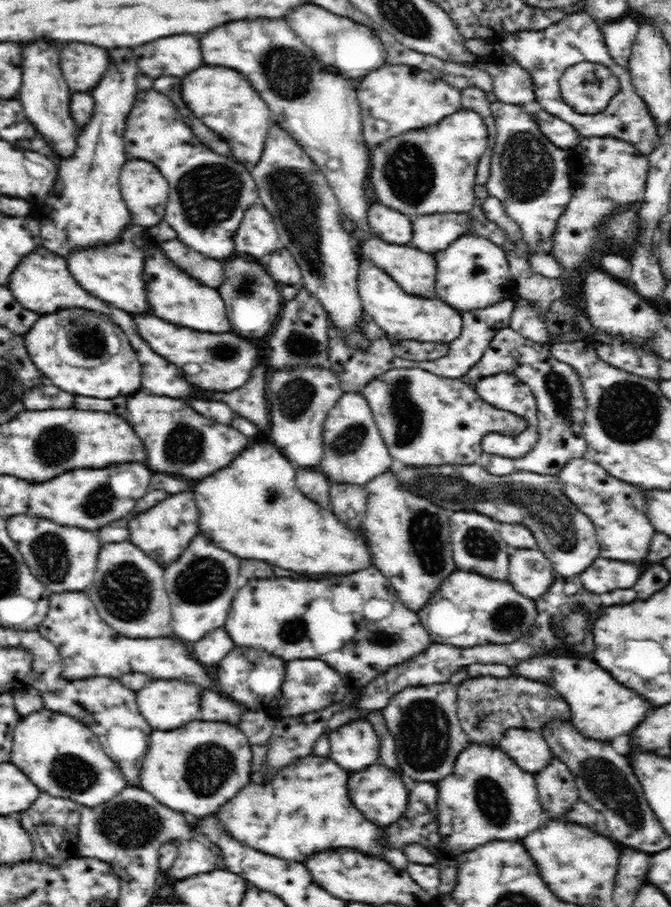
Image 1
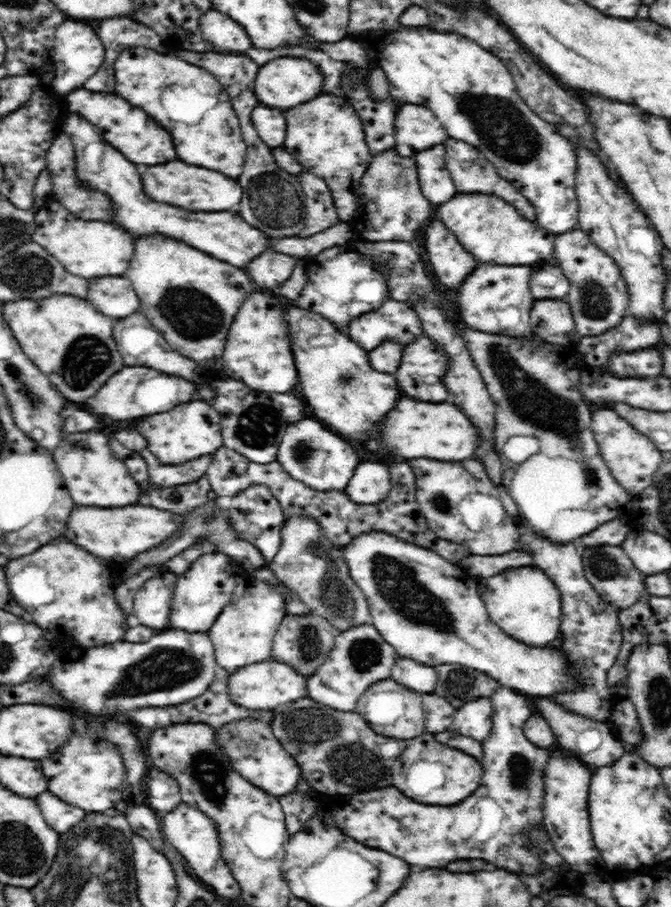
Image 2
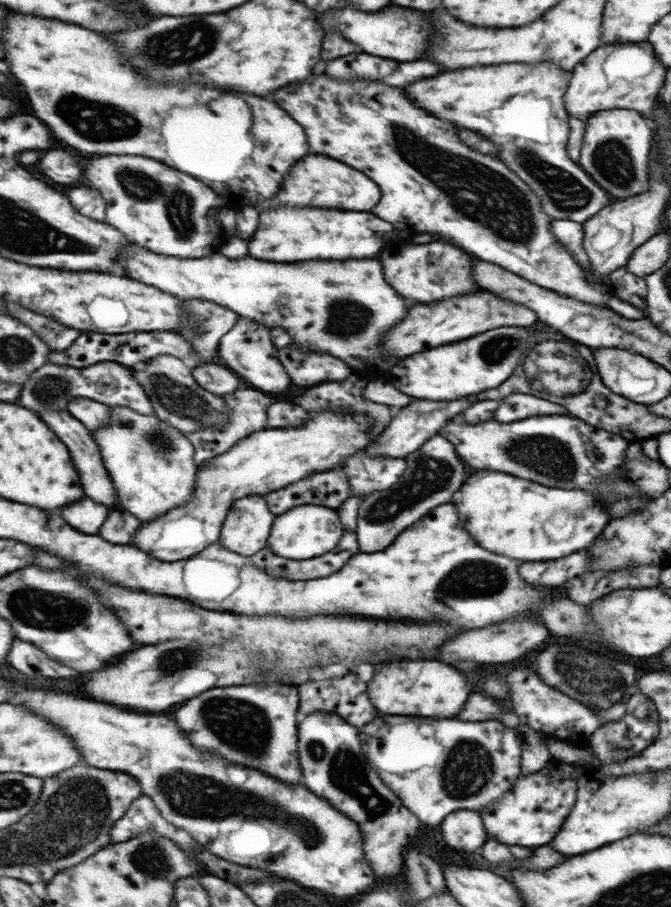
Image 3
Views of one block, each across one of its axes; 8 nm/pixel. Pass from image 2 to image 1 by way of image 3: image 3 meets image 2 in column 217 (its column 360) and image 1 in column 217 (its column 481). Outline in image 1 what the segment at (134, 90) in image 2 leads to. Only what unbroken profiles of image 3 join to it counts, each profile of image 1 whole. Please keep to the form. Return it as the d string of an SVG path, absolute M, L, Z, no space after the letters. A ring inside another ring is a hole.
M146 89L125 118L125 148L130 159L152 163L168 181L164 220L176 231L178 240L202 256L224 262L235 257L233 238L240 220L258 200L256 181L244 165L208 148L190 130L168 96Z

